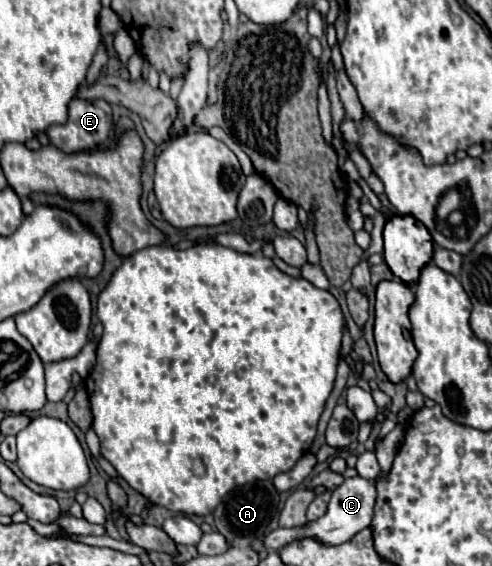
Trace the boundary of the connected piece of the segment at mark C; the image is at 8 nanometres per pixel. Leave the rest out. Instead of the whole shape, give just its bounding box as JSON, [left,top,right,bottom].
[263,476,375,550]

